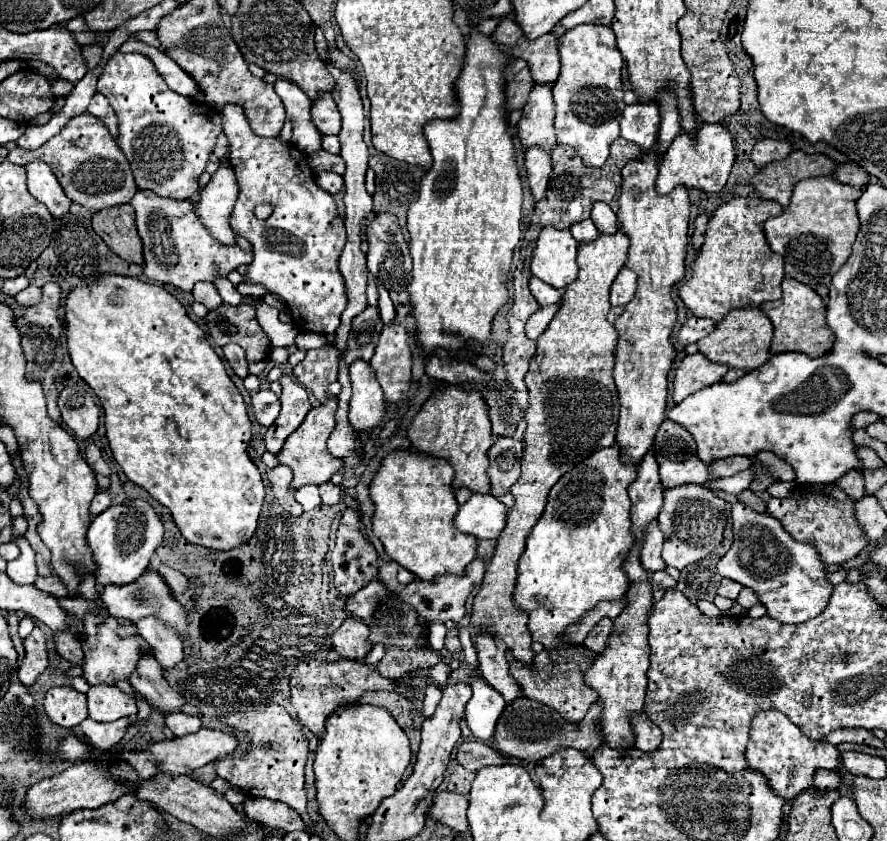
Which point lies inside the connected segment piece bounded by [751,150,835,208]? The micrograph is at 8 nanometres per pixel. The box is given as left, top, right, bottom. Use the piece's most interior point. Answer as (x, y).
(775, 180)

